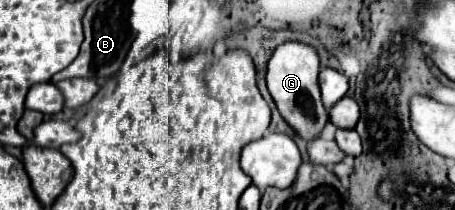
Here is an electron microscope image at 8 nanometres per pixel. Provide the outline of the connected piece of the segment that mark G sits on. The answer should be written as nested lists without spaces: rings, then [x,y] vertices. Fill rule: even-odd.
[[[301,41],[281,43],[273,51],[273,55],[267,63],[267,89],[269,89],[271,97],[275,99],[279,113],[307,141],[319,137],[329,119],[327,111],[321,103],[321,93],[319,93],[319,85],[317,85],[319,67],[321,67],[321,61],[319,61],[319,53],[315,51],[315,47],[301,43]]]

